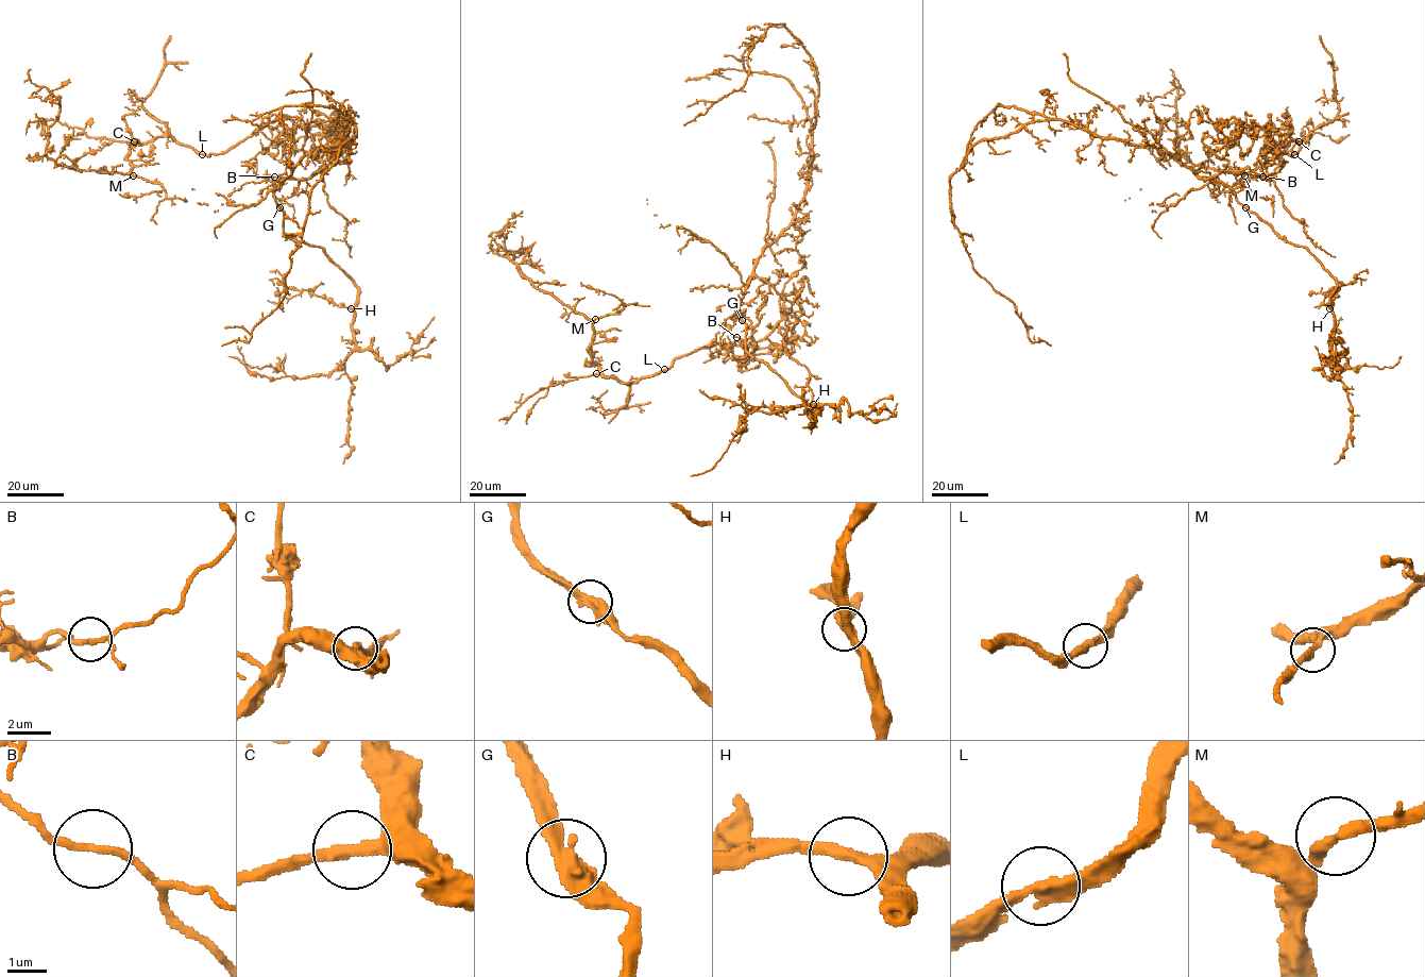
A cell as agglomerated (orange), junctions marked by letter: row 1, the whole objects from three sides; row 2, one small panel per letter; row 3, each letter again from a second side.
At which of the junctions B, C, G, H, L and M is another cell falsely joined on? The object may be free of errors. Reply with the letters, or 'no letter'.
B

